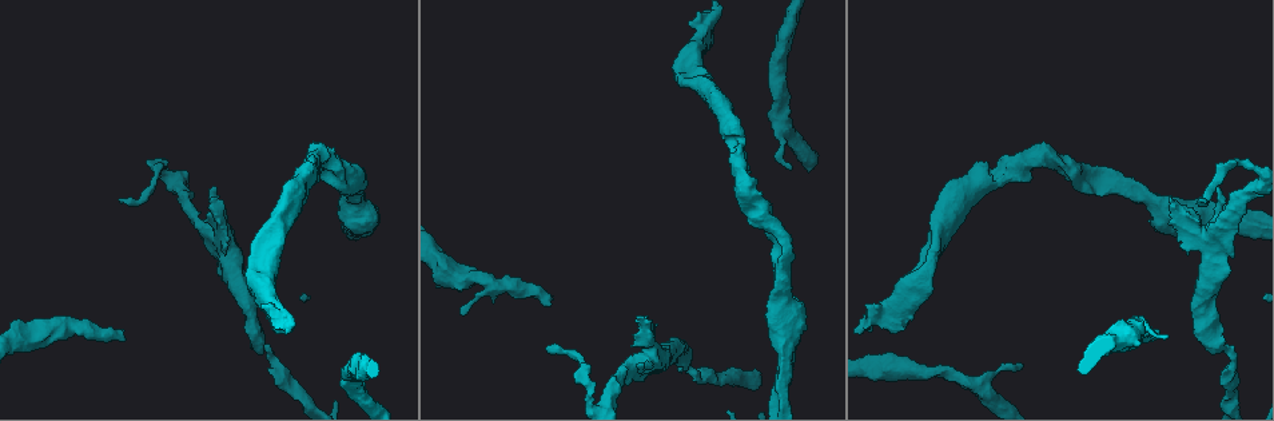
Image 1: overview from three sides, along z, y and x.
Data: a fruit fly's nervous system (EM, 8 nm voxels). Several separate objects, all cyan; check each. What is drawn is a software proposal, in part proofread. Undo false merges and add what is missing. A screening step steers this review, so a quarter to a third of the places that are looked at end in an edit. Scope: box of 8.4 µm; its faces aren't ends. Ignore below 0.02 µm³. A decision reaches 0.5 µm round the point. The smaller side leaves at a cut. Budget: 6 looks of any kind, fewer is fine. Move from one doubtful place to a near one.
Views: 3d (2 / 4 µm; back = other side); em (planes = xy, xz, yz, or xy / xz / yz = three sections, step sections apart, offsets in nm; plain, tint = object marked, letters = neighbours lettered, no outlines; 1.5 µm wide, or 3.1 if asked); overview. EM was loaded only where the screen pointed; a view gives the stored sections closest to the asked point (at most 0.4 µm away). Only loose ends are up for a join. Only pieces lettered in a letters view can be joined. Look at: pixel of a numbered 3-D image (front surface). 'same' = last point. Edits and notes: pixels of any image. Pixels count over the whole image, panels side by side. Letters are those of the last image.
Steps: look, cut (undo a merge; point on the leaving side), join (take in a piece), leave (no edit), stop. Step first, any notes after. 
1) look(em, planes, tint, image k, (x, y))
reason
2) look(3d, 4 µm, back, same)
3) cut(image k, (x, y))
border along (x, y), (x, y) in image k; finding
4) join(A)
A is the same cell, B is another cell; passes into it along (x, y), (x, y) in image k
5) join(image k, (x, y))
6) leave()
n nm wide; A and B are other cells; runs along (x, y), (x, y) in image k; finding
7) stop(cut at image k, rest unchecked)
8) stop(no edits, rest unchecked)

look(3d, 4 µm, image 1, (1234, 161))
abrupt turn

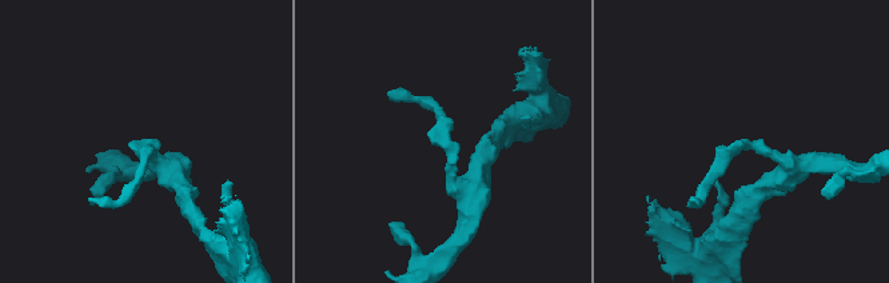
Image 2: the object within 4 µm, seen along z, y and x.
look(em, yz, step 8, tint, image 2, (742, 148))

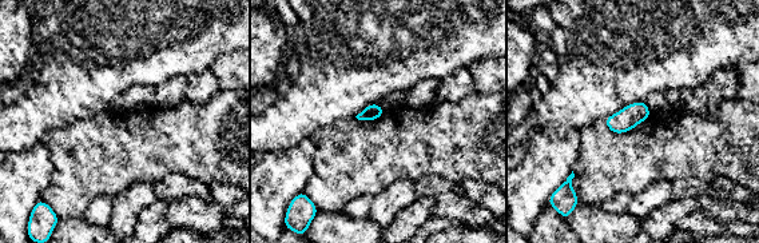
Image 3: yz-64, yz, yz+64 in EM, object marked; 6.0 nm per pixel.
look(em, planes, letters, same)

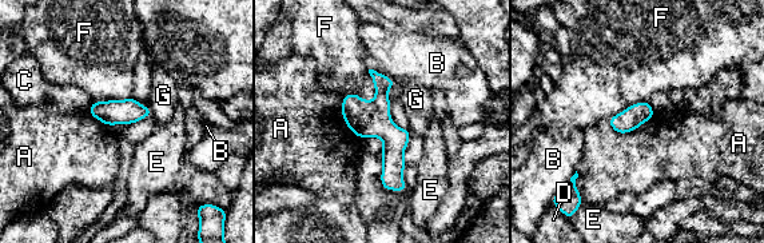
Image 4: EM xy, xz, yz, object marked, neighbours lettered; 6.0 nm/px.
leave()
A touches over 300 nm; A, B, C, D, E, F and G are other cells; runs along (374, 75), (402, 187) in image 4; one neuron here

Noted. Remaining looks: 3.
look(em, planes, tint, image 1, (1158, 329))
an open end

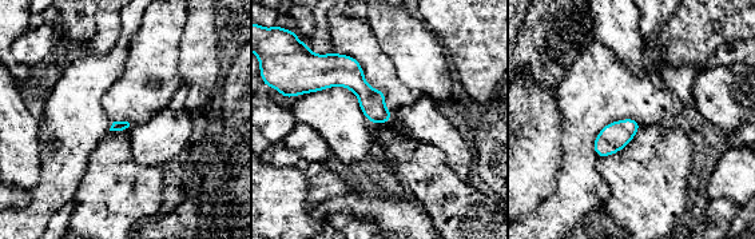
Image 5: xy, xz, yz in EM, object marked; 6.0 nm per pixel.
look(em, planes, letters, same)

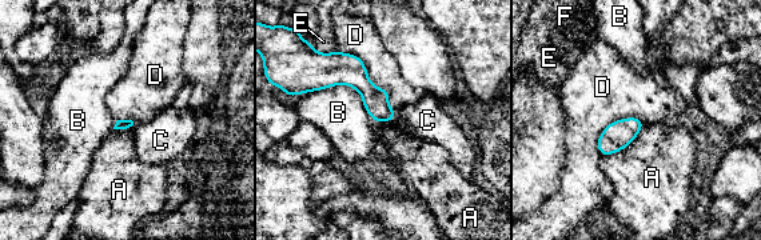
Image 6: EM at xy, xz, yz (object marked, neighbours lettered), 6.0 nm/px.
join(C)
B touches over 500 nm; C is the same cell, A, B, D, E and F are other cells; passes into it along (375, 100), (394, 115), (427, 120) in image 6; the neuron continues

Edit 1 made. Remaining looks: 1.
stop(join at image 6, rest unchecked)

